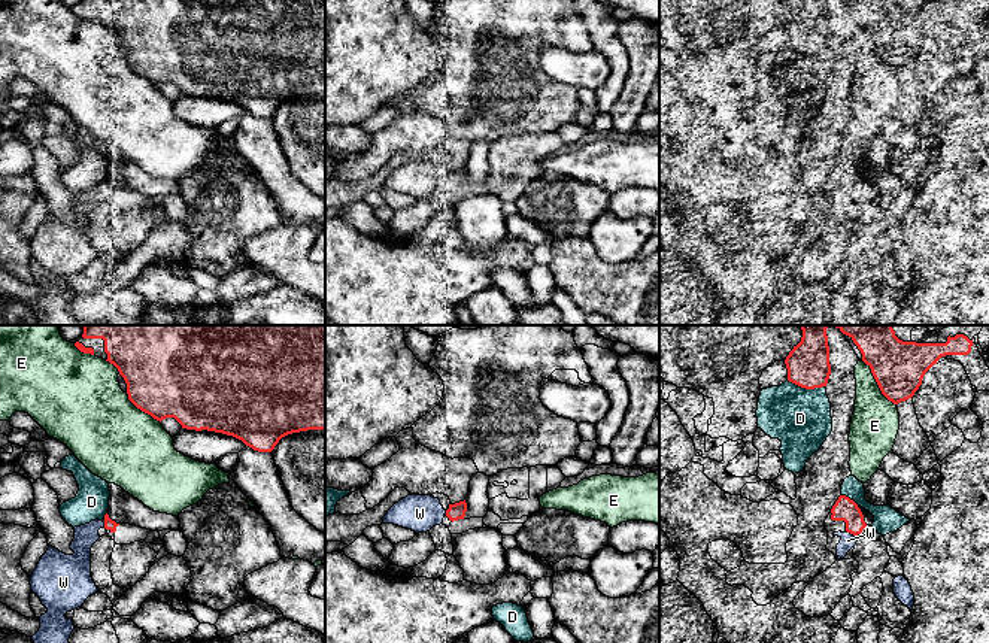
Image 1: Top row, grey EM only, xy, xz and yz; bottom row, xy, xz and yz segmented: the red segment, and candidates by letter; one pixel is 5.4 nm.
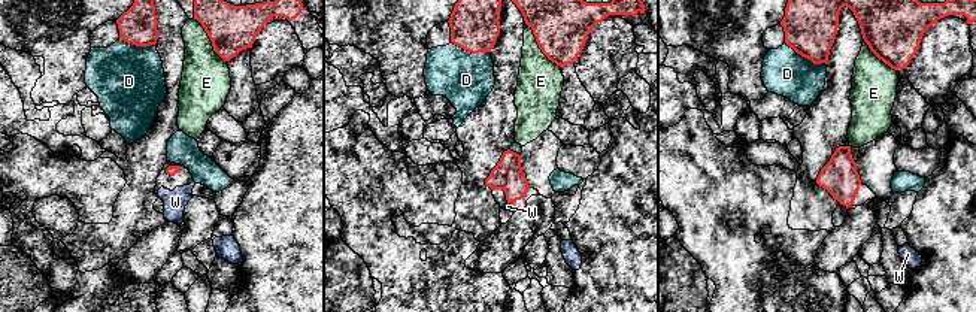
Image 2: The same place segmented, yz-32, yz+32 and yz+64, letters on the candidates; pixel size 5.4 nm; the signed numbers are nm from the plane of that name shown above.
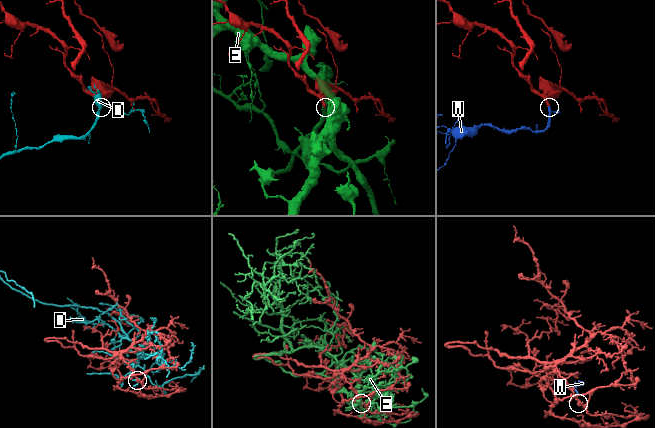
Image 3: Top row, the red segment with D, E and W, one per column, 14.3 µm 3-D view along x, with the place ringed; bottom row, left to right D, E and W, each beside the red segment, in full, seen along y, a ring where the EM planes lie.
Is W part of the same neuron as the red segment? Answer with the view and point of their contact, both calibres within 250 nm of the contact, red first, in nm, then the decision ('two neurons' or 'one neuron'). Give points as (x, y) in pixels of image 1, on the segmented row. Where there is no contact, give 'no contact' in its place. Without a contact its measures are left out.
yz (852, 533) | 130/80 nm | one neuron

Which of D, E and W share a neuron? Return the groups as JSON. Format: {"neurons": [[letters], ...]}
{"neurons": [["D"], ["E"], ["W"]]}

